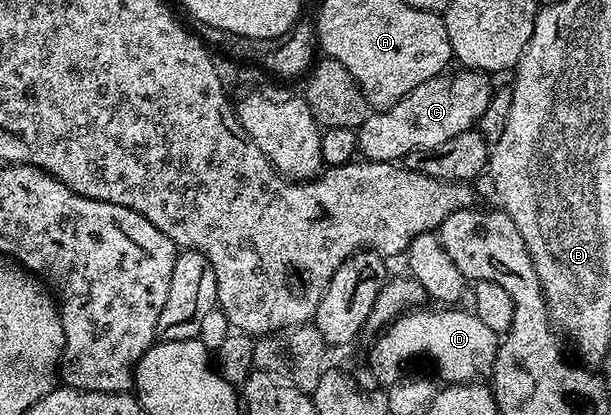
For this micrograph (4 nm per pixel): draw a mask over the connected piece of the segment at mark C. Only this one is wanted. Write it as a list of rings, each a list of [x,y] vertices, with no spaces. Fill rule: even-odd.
[[[458,69],[450,80],[446,80],[446,77],[429,79],[424,81],[424,85],[416,85],[416,89],[412,89],[408,97],[396,101],[396,105],[375,110],[362,122],[361,127],[357,128],[361,158],[371,163],[402,161],[405,160],[405,155],[407,158],[413,156],[415,151],[431,151],[444,145],[444,141],[452,141],[452,137],[471,130],[484,109],[488,109],[488,101],[495,93],[495,84],[490,84],[490,79],[491,76],[484,71]]]

